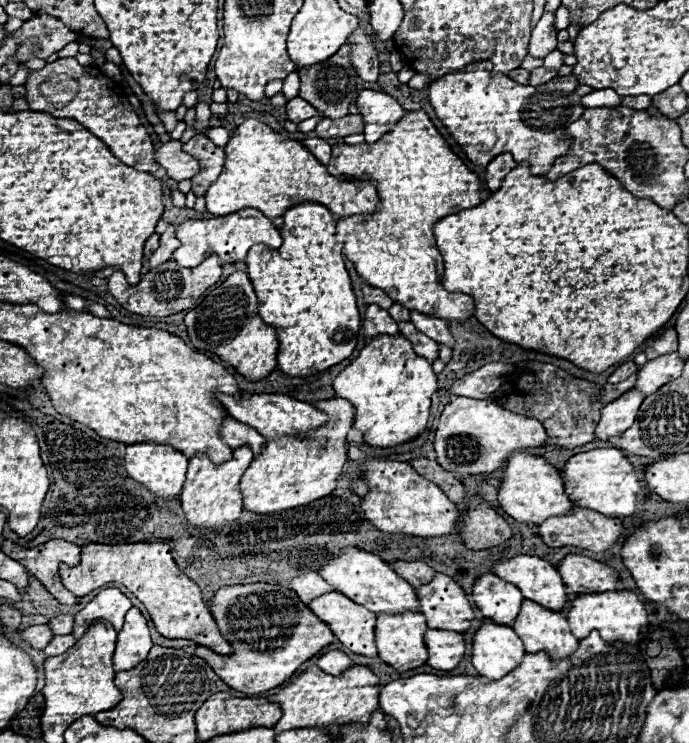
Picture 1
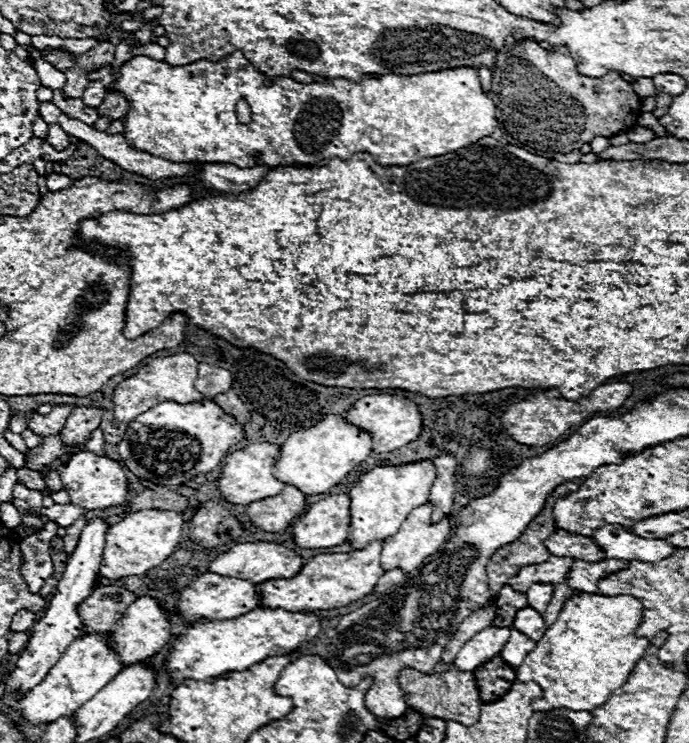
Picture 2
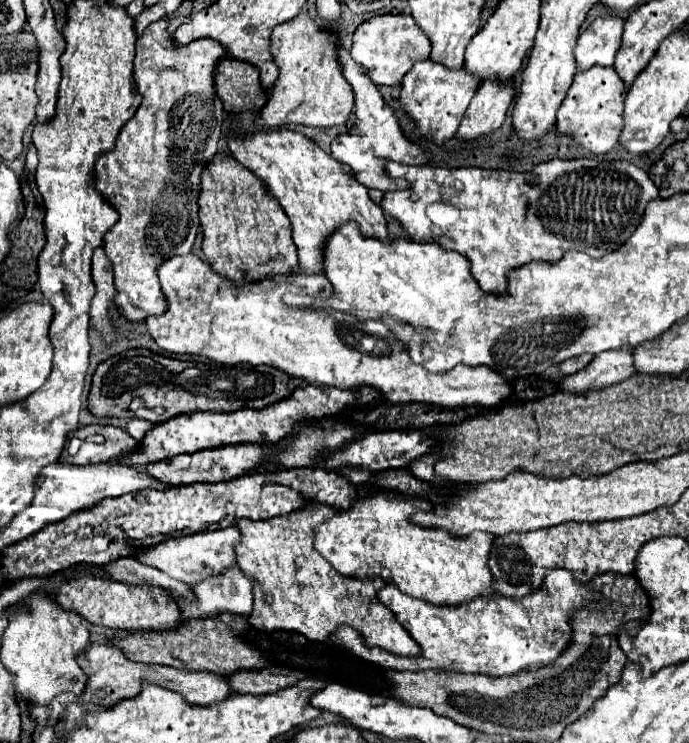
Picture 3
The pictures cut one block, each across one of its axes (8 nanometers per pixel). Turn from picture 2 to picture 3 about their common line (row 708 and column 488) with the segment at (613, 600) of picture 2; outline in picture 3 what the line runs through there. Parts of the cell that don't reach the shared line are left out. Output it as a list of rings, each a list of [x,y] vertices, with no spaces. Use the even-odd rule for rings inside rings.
[[[370,492],[350,504],[346,512],[336,512],[318,524],[314,528],[314,548],[344,576],[380,576],[386,582],[392,580],[404,594],[436,606],[454,606],[482,594],[494,594],[488,552],[495,536],[477,531],[456,538],[444,528],[416,526],[408,520],[418,510],[412,502]]]

